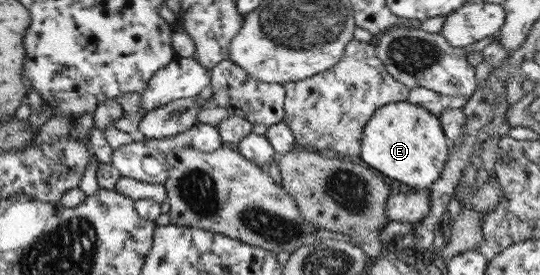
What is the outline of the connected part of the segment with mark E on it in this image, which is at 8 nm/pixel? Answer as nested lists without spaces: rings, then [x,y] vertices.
[[[408,100],[382,104],[362,129],[357,159],[362,165],[413,189],[429,188],[440,176],[448,157],[448,140],[438,117],[428,112],[426,106],[416,106]]]

